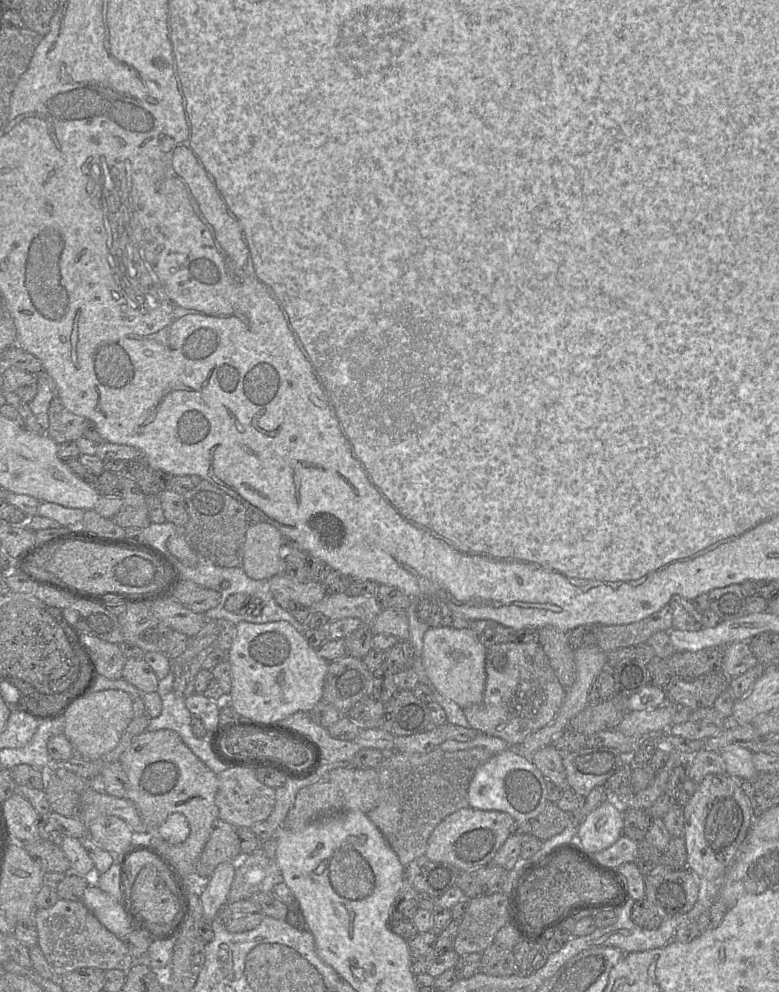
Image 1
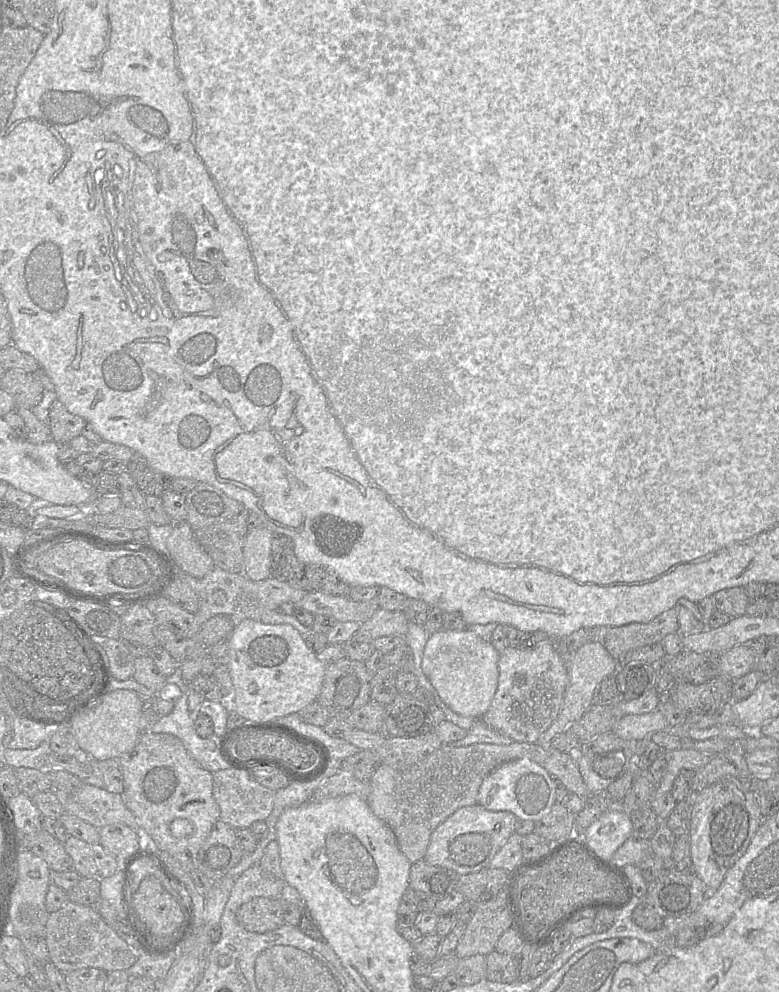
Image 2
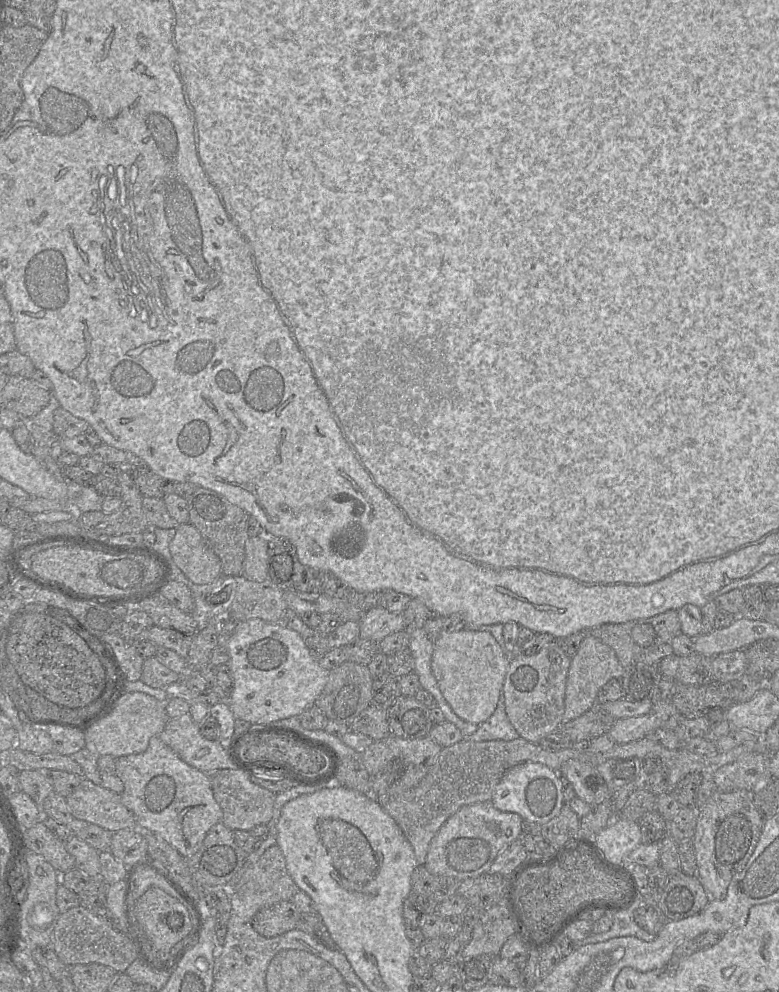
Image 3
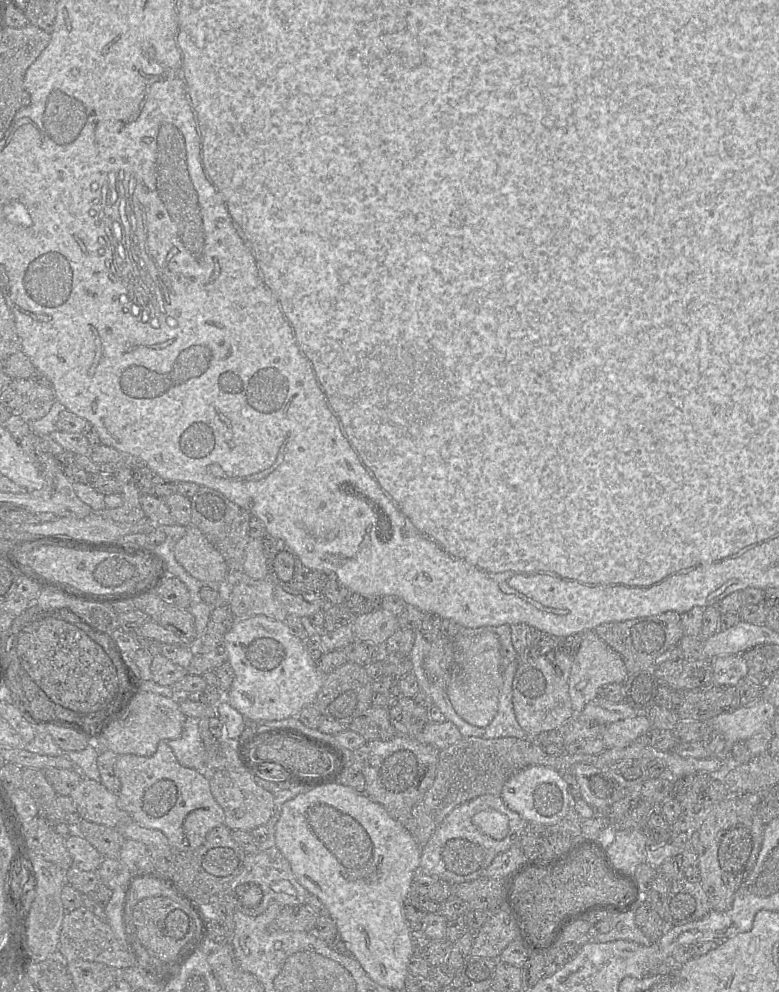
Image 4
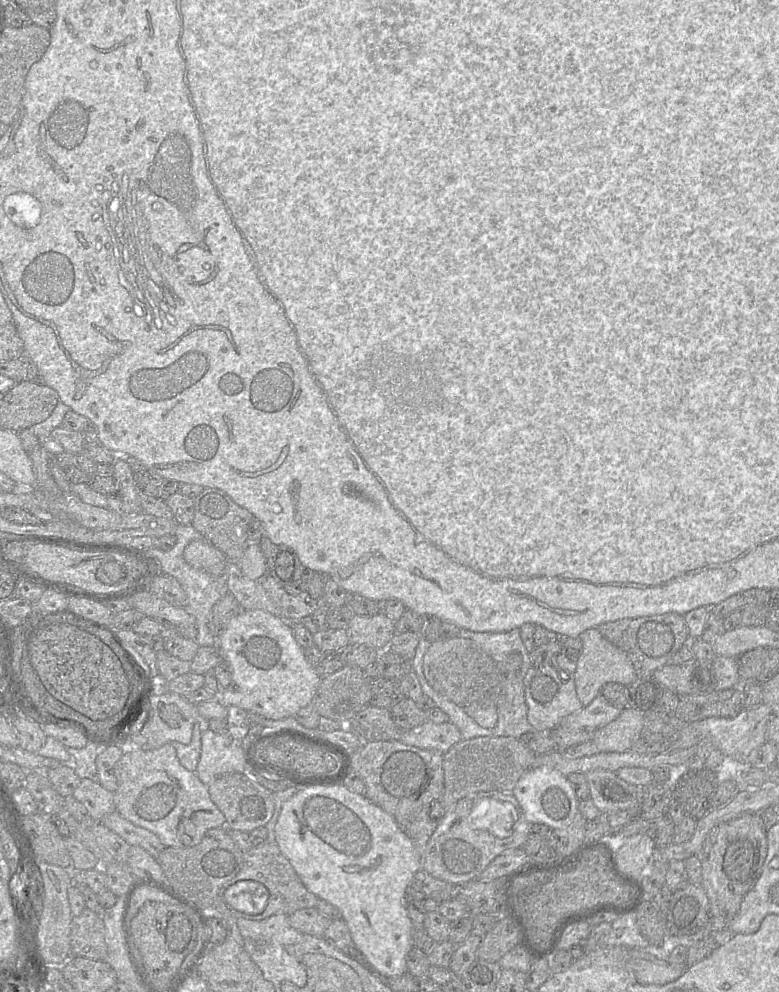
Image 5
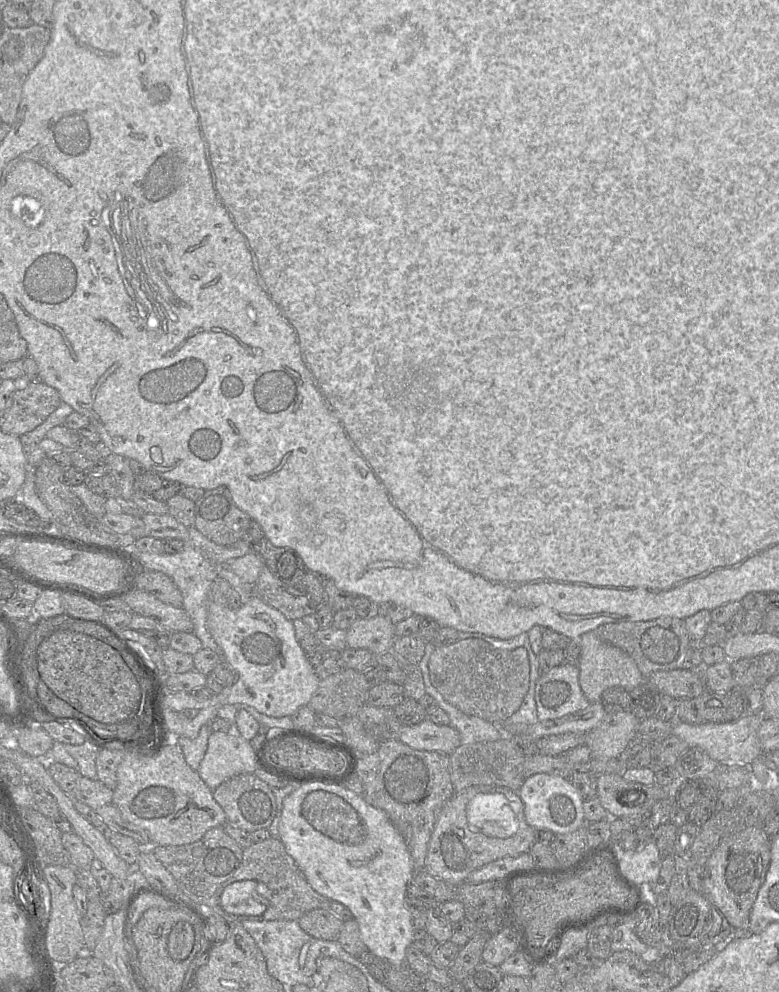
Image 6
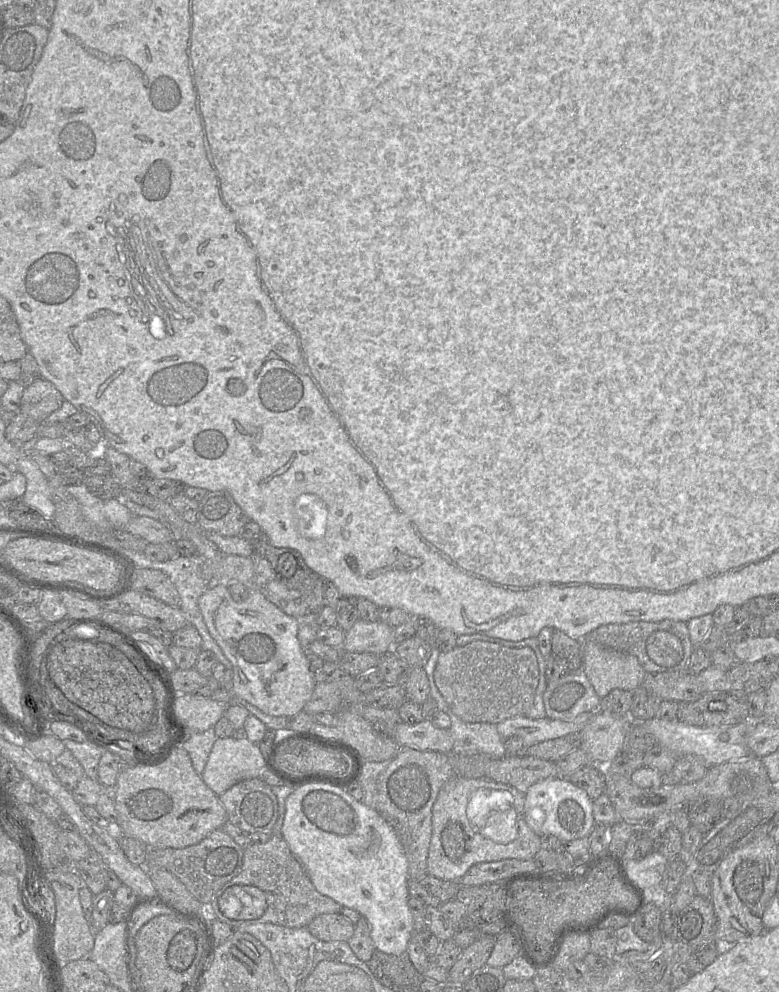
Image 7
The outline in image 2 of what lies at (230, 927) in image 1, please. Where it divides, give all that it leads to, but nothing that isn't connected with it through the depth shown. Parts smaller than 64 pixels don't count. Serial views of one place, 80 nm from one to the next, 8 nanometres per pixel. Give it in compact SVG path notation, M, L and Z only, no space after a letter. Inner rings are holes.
M253 898L238 908L236 919L250 932L265 933L275 930L285 923L282 916L281 898Z

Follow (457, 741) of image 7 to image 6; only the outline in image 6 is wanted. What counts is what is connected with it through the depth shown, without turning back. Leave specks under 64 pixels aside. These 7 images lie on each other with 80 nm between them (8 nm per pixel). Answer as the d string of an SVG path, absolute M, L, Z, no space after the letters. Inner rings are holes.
M426 642L425 653L418 664L422 673L425 692L433 697L437 705L444 710L450 719L450 725L454 727L460 736L461 744L471 744L478 742L490 742L501 739L498 725L488 722L476 716L467 715L447 702L443 696L431 684L428 663L430 656L437 644Z

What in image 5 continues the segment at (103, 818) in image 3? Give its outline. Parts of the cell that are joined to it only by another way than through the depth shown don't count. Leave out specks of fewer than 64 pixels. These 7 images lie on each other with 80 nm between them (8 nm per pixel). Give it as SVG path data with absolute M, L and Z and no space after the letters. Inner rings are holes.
M83 778L72 796L82 803L95 821L115 811L114 793L103 788L99 782Z

